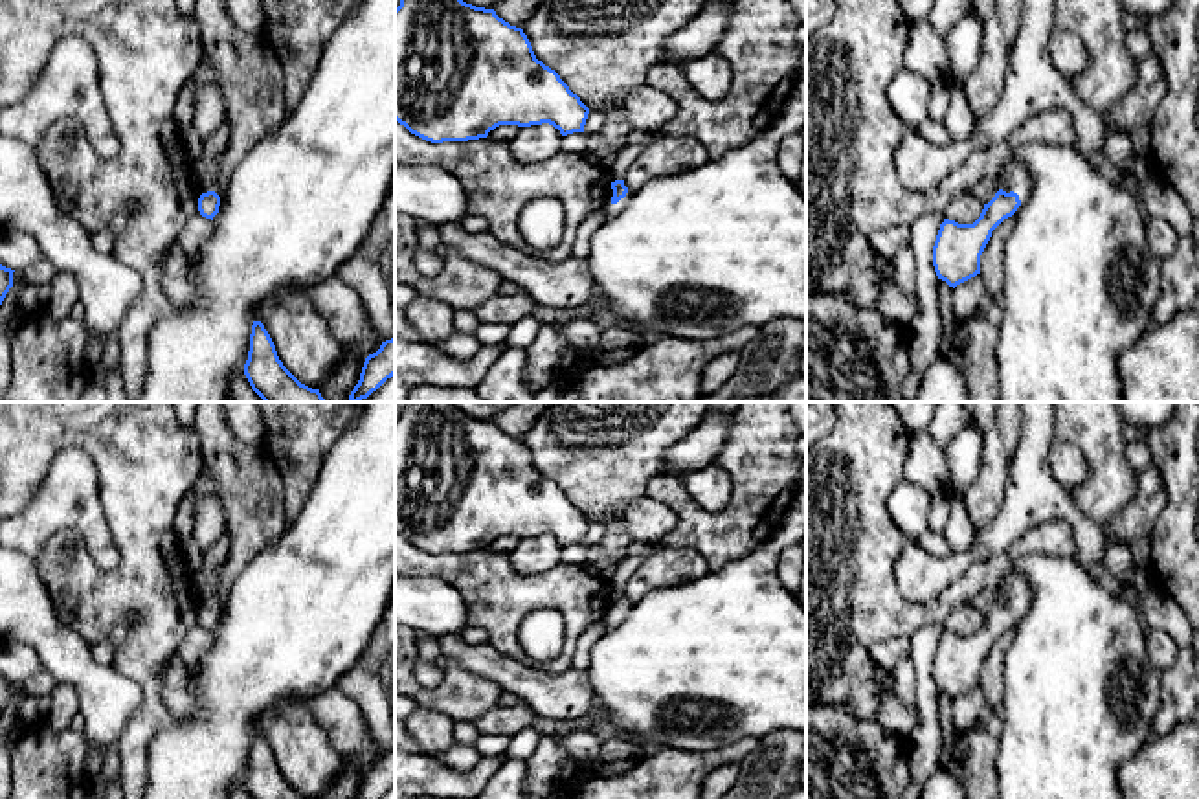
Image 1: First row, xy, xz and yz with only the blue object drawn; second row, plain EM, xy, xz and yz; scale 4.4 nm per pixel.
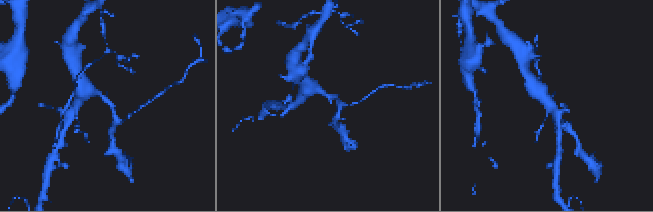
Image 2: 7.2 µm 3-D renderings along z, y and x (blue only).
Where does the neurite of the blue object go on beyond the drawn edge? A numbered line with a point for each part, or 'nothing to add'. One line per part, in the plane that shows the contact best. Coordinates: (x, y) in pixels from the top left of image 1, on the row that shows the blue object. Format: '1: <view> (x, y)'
1: xz (610, 210)

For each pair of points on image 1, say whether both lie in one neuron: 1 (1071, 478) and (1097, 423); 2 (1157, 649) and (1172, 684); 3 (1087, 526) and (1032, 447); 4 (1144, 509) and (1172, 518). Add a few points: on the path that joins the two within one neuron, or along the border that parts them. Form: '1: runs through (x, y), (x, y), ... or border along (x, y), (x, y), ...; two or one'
1: border along (1056, 438), (1087, 465), (1069, 491); two
2: border along (1179, 649), (1174, 662), (1161, 673); two
3: runs through (1067, 511), (1032, 476), (1032, 467); one
4: border along (1159, 471), (1165, 482), (1165, 509), (1148, 537); two

